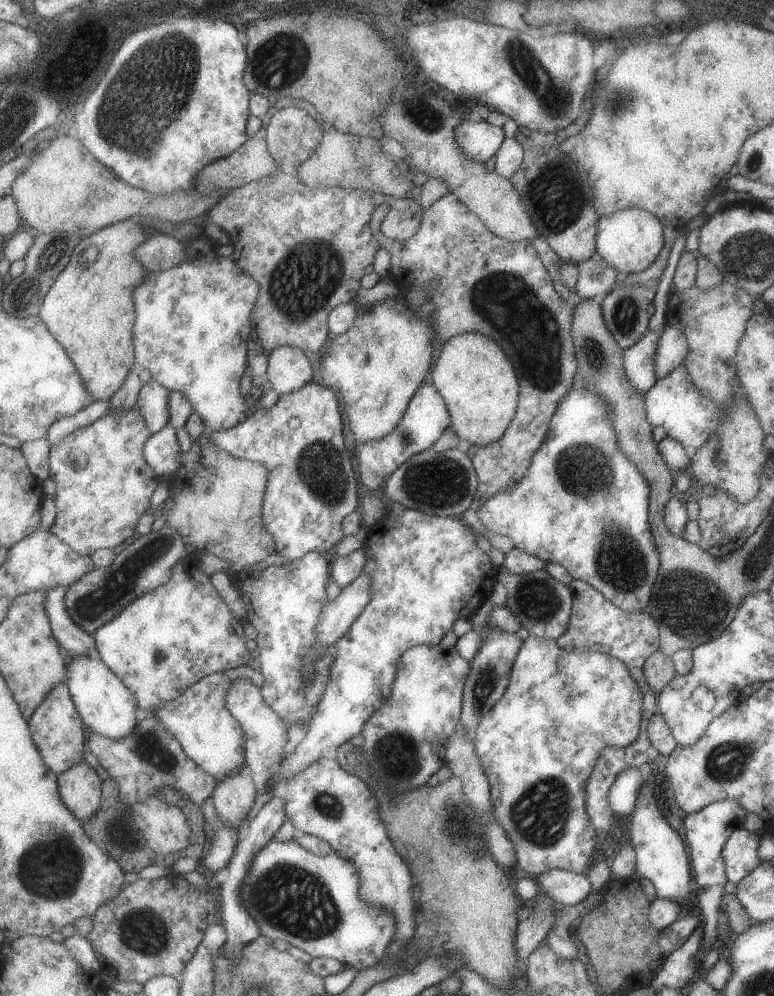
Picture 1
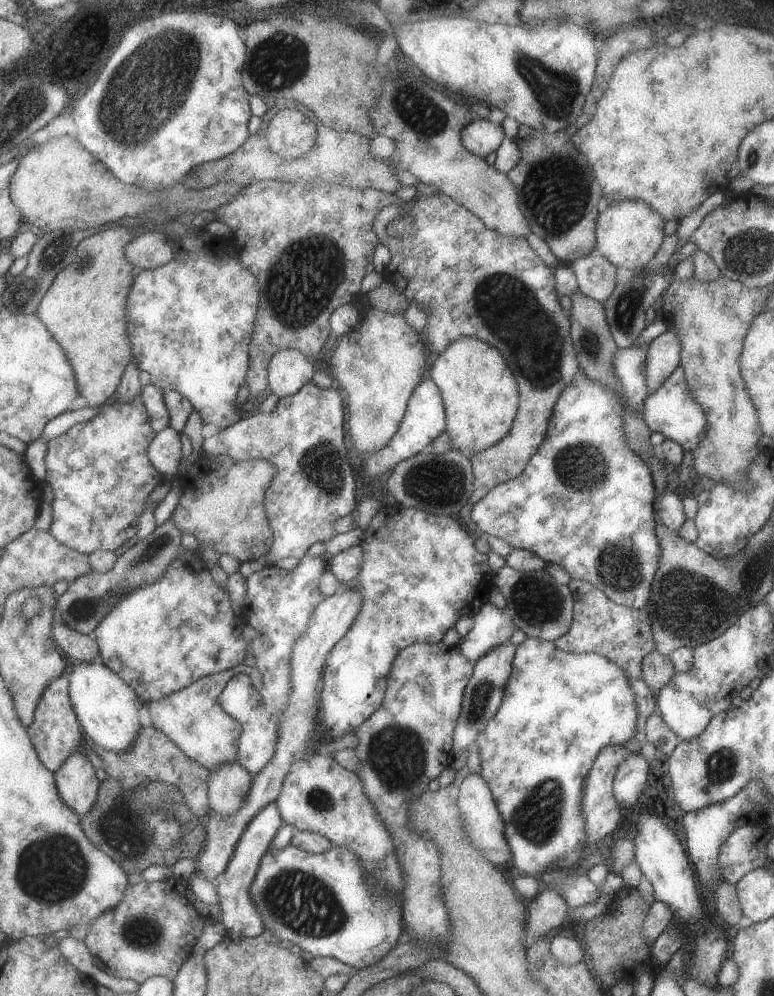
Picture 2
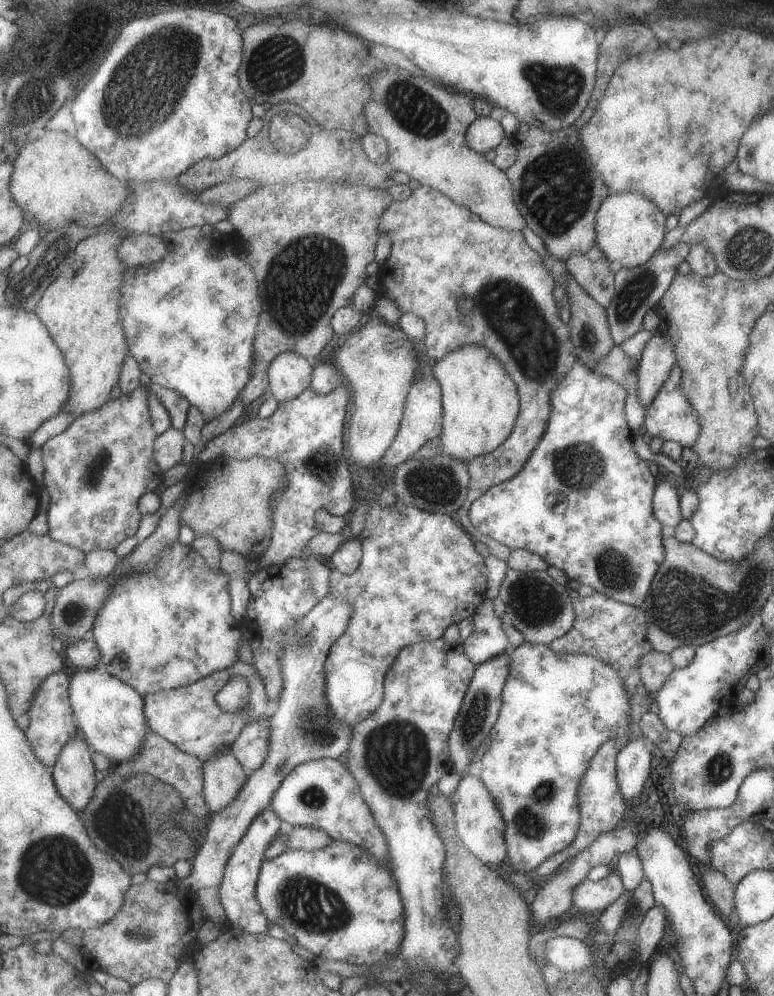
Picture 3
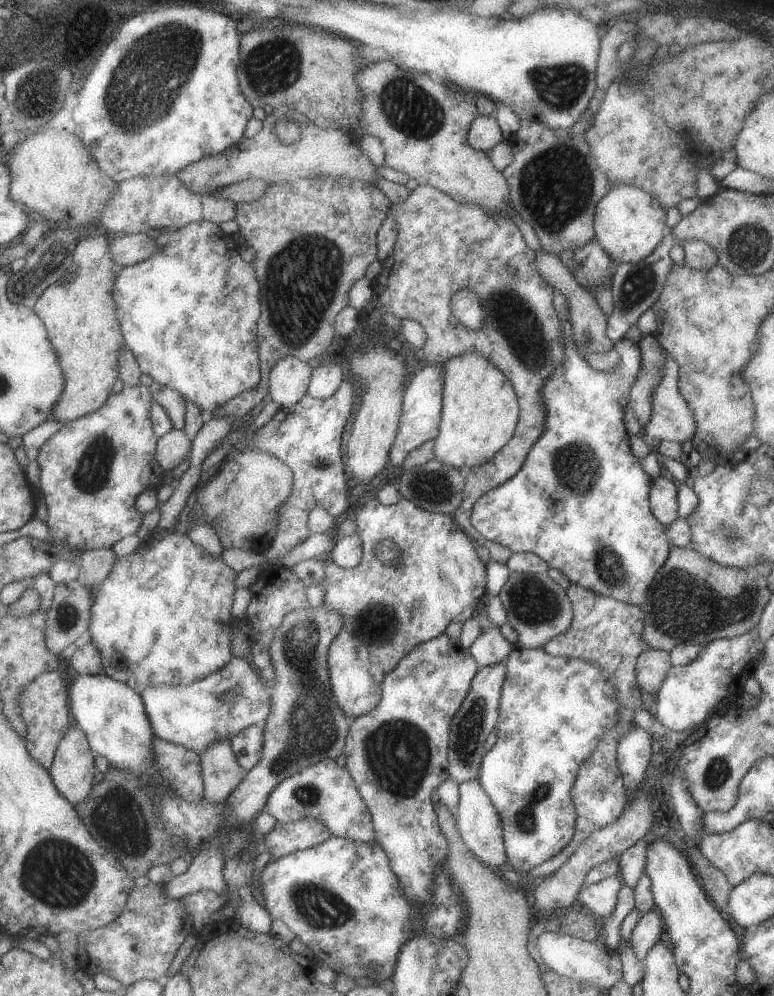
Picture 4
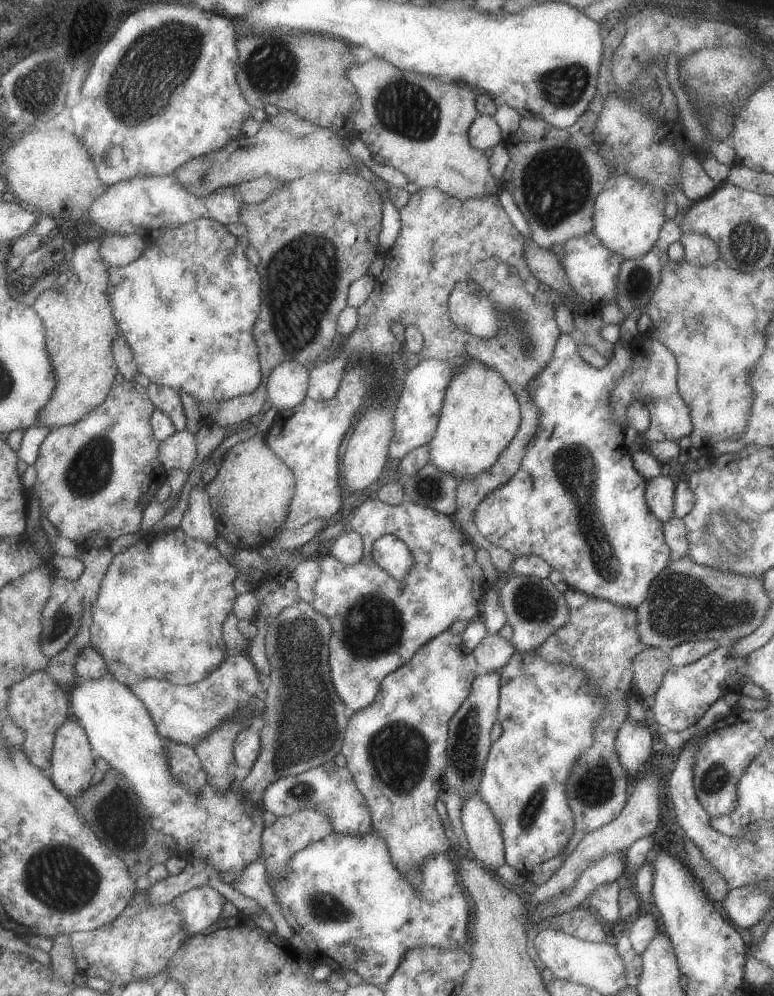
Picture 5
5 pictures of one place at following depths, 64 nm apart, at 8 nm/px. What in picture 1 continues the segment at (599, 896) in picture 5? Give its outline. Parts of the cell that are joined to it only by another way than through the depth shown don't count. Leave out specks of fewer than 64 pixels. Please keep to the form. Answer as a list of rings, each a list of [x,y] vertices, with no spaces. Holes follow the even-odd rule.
[[[551,870],[537,880],[543,896],[551,896],[561,906],[567,906],[571,912],[595,890],[589,876],[567,870]]]

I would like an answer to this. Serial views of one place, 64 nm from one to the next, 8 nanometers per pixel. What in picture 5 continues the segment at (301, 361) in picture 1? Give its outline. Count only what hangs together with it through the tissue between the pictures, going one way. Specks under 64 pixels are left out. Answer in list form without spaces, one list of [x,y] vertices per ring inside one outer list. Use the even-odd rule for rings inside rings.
[[[297,360],[281,364],[269,382],[269,400],[279,412],[293,410],[309,398],[311,388],[311,366],[305,366]]]

